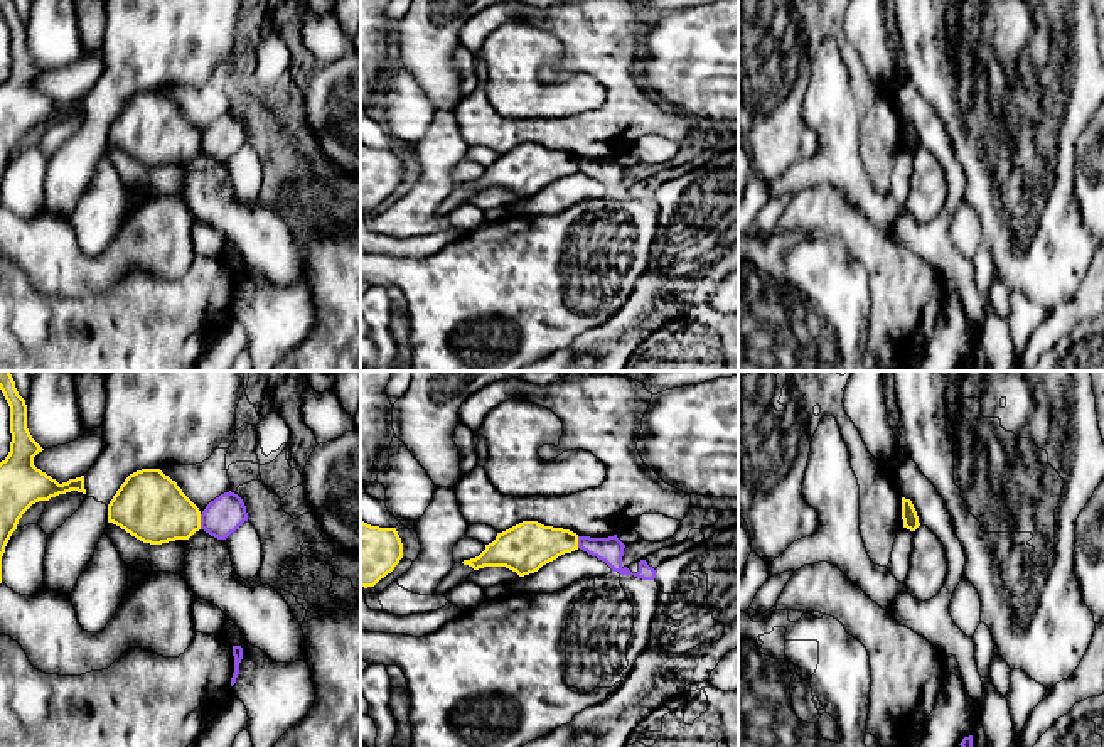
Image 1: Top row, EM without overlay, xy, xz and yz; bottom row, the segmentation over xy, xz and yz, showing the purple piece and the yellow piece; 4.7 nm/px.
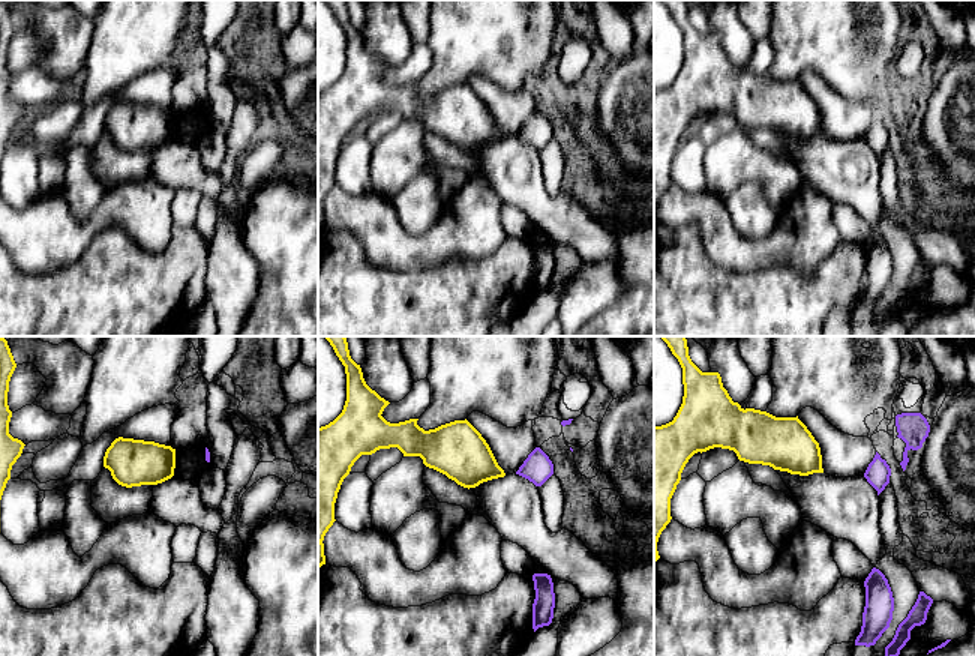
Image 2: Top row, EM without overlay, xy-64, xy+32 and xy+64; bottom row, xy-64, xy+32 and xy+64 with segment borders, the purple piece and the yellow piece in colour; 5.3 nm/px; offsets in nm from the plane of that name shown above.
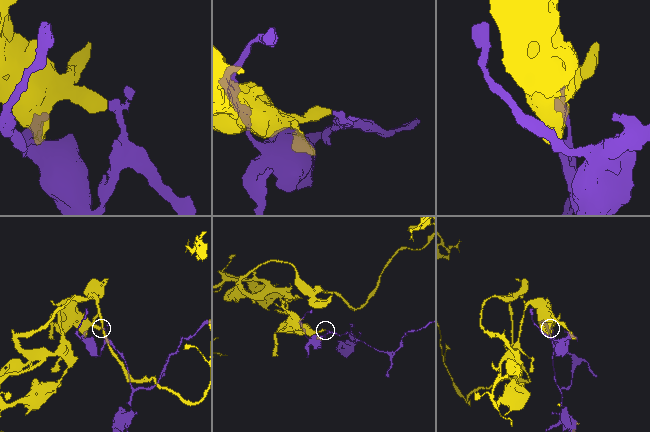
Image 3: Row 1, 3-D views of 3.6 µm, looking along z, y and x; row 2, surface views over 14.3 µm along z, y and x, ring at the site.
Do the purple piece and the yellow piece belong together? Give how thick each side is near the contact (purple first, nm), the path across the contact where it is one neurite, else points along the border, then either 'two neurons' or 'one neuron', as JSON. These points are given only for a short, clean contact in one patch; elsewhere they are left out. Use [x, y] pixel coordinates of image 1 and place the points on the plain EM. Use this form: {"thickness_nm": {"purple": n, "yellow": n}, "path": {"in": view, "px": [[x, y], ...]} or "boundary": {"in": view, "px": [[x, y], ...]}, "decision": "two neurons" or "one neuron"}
{"thickness_nm": {"purple": 180, "yellow": 320}, "decision": "two neurons"}

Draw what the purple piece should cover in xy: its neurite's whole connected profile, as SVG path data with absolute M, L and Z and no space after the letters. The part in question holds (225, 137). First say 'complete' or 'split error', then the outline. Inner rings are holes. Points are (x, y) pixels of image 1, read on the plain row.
complete | M229 113L206 128L201 137L201 152L217 162L226 162L244 143L248 143L246 128L238 116Z

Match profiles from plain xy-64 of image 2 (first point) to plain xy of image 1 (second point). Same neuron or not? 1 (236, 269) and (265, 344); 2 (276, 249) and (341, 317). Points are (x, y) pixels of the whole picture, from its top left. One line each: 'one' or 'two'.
1: one
2: one

